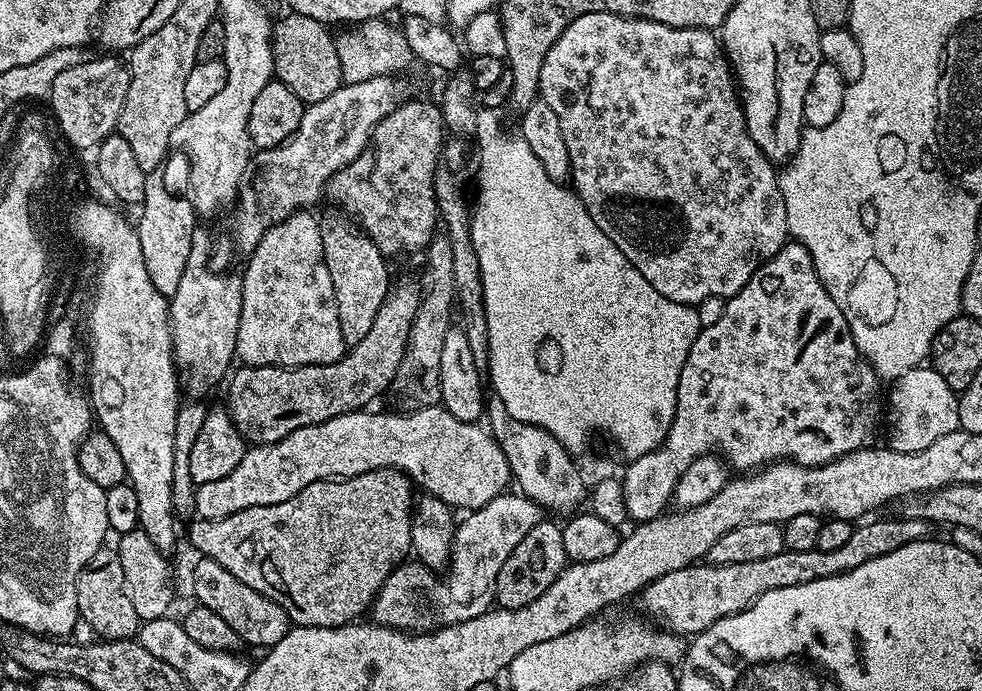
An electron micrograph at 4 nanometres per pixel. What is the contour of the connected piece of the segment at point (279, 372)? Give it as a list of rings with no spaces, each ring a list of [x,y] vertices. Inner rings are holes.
[[[400,280],[397,284],[395,281],[366,338],[351,345],[340,360],[327,364],[297,364],[295,368],[237,367],[227,381],[226,411],[240,435],[252,446],[273,444],[294,430],[302,430],[302,426],[314,426],[347,412],[367,409],[371,400],[378,399],[387,388],[389,391],[393,387],[421,295],[421,281]]]

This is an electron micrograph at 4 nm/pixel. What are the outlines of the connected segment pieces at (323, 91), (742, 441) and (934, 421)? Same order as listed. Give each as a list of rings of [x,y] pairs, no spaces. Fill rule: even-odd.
[[[287,14],[275,21],[272,29],[272,53],[274,54],[274,76],[282,81],[305,105],[320,102],[333,94],[345,83],[342,62],[338,62],[336,36],[329,25],[314,18]]]
[[[789,242],[774,254],[761,268],[756,271],[738,290],[738,294],[727,297],[724,301],[725,309],[722,310],[722,318],[718,322],[708,327],[701,327],[698,338],[694,346],[690,346],[690,354],[686,354],[686,366],[682,366],[682,374],[678,378],[678,394],[676,395],[676,409],[674,410],[674,422],[666,434],[666,438],[653,452],[642,452],[635,457],[636,460],[622,475],[624,488],[625,510],[627,519],[632,522],[643,522],[653,520],[665,515],[667,504],[673,503],[672,495],[678,486],[678,478],[686,474],[686,470],[693,464],[699,456],[709,455],[713,450],[718,450],[719,455],[726,461],[729,469],[740,474],[747,474],[757,468],[762,468],[766,464],[775,464],[777,460],[791,460],[793,464],[802,466],[822,466],[832,460],[842,458],[859,448],[869,447],[873,443],[872,431],[876,428],[876,423],[882,420],[882,381],[872,369],[868,359],[861,354],[854,338],[850,334],[850,326],[838,310],[838,302],[830,298],[826,286],[818,278],[814,270],[814,258],[810,258],[810,252],[806,246]]]
[[[931,366],[906,370],[898,379],[891,381],[886,392],[886,424],[888,420],[887,447],[899,452],[917,452],[934,446],[934,441],[960,428],[958,418],[958,394],[946,386],[946,378]]]

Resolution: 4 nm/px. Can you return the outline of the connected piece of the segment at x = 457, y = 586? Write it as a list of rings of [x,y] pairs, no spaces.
[[[505,494],[465,516],[468,517],[456,525],[450,567],[444,574],[448,576],[437,574],[419,562],[396,565],[372,601],[370,616],[375,623],[383,628],[398,628],[413,634],[434,632],[437,628],[478,618],[478,614],[493,607],[498,570],[502,570],[502,562],[510,558],[514,546],[518,546],[518,542],[540,524],[542,509],[529,497]]]

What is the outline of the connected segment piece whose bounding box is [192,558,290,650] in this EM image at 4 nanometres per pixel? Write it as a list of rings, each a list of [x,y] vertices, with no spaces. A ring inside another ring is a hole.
[[[207,558],[197,561],[192,568],[192,592],[196,595],[194,600],[197,605],[214,610],[245,645],[253,644],[259,650],[267,650],[282,642],[288,633],[290,621],[286,610],[282,610],[278,602],[266,598],[266,594],[258,594],[258,590],[250,590],[246,582],[238,582],[238,578],[234,578],[226,566],[218,566],[218,562]]]

